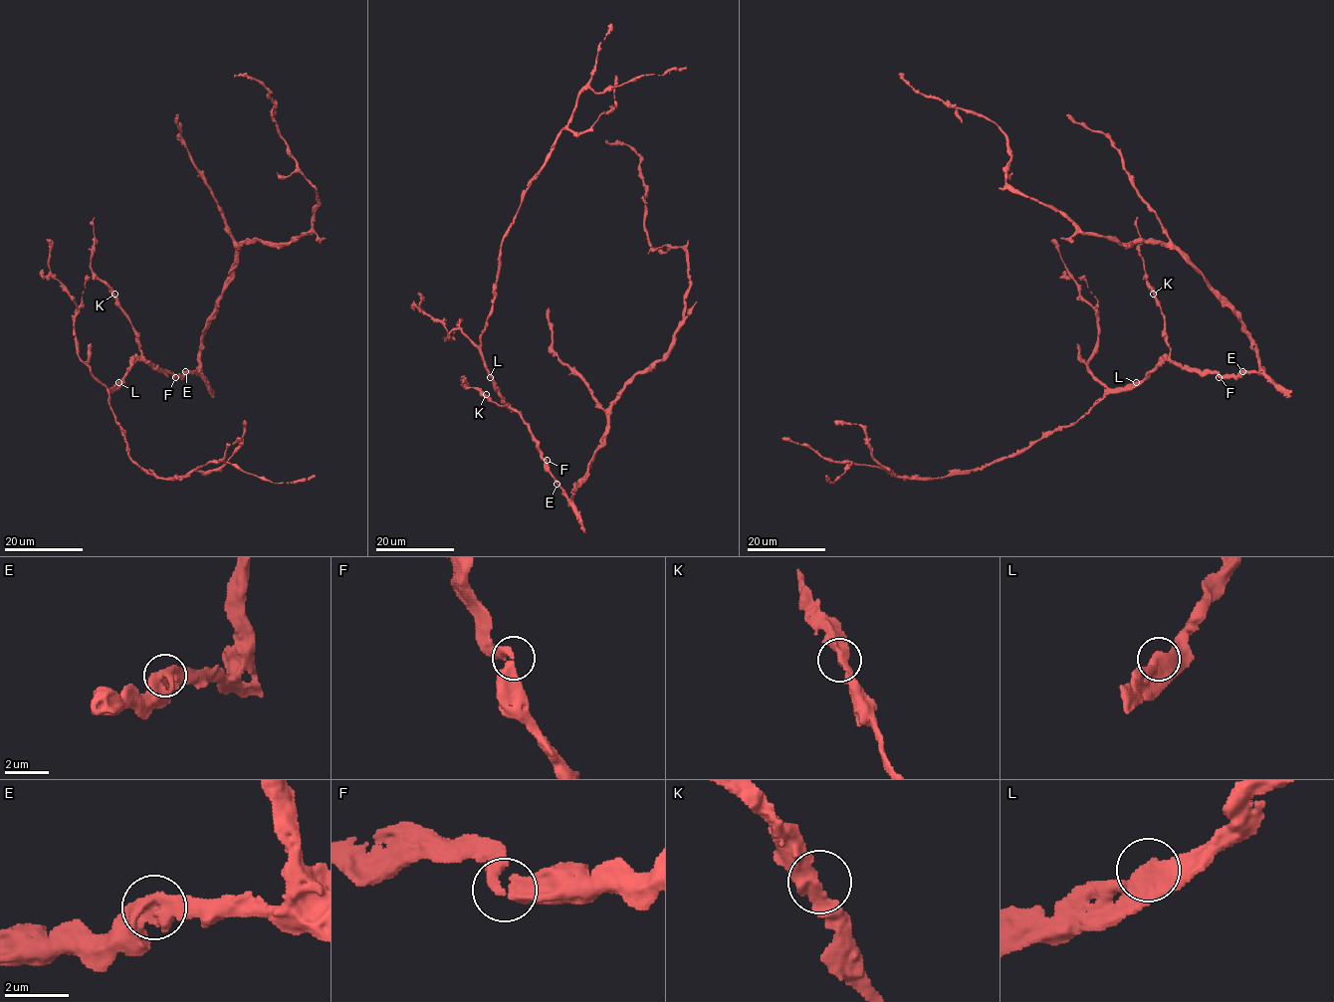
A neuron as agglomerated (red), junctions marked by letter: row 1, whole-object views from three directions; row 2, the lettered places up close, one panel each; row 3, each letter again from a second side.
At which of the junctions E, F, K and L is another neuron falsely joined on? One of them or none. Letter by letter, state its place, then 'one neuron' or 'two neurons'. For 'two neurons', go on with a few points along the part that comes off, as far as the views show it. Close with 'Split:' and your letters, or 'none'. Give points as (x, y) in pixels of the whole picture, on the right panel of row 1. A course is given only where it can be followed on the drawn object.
E: at (1242, 371); one neuron
F: at (1219, 377); one neuron
K: at (1153, 294); one neuron
L: at (1136, 382); one neuron
Split: none

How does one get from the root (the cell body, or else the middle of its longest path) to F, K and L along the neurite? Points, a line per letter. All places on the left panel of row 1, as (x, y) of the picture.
F: (188, 372), (175, 377)
K: (188, 372), (183, 375), (164, 373), (142, 355), (135, 331), (114, 294)
L: (188, 372), (183, 375), (164, 373), (136, 360), (118, 382)

